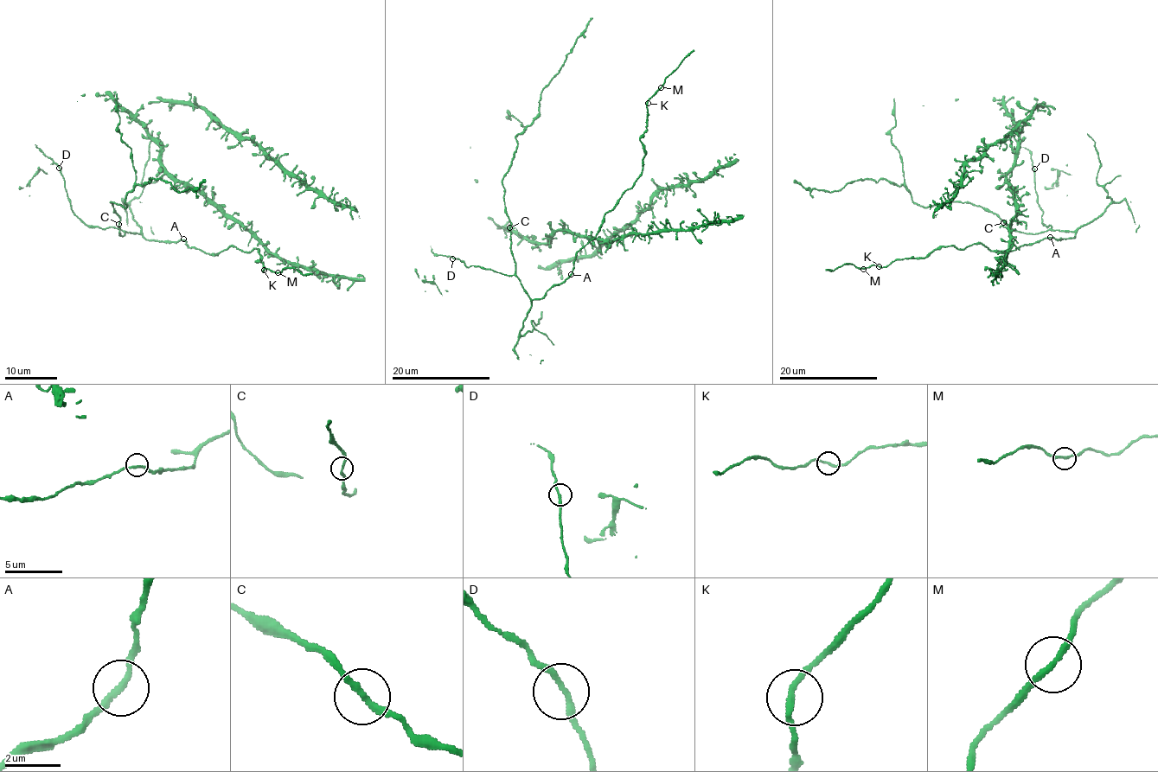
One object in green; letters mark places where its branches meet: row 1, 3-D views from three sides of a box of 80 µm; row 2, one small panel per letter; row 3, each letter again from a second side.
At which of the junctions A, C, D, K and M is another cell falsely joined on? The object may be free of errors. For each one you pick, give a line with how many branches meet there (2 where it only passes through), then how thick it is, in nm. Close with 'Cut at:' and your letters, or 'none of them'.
Cut at: none of them

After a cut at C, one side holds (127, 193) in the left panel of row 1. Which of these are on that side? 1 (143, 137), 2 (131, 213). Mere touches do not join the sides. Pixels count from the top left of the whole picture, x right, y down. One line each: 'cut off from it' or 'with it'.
1: cut off from it
2: cut off from it

